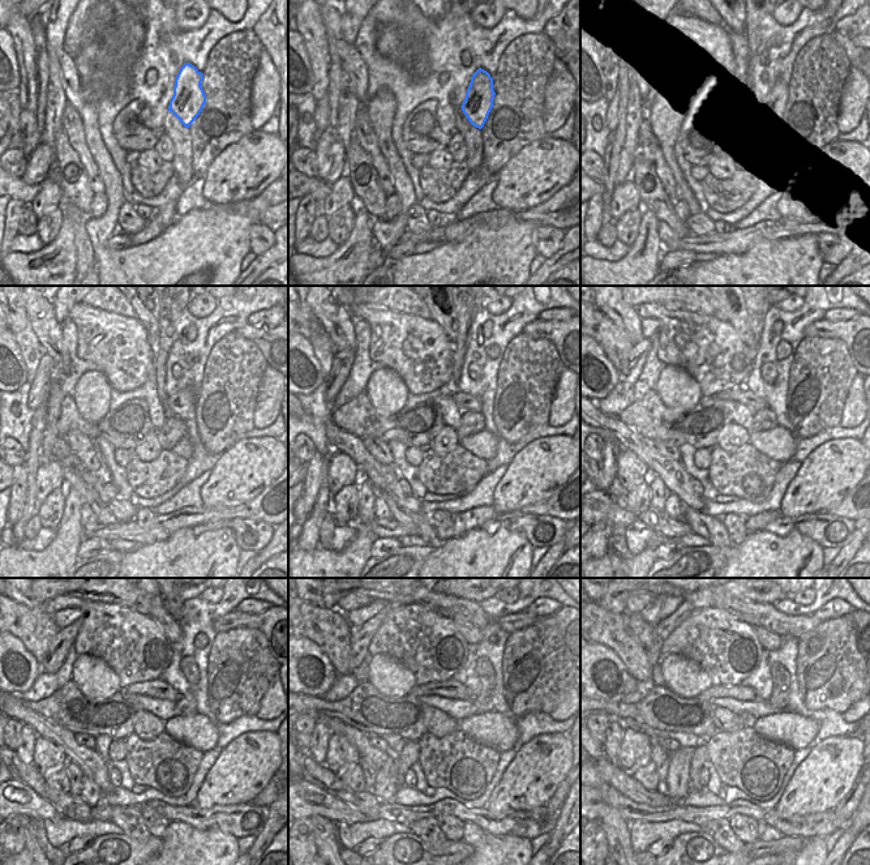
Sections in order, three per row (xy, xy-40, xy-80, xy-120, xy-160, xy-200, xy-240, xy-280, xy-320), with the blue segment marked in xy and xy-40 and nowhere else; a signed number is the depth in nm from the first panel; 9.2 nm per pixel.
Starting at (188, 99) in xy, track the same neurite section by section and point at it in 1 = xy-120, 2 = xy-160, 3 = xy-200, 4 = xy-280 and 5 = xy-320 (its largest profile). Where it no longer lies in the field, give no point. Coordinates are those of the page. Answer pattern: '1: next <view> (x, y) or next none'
1: next xy-120 (183, 403)
2: next xy-160 (464, 402)
3: next xy-200 (745, 397)
4: next xy-280 (451, 689)
5: next xy-320 (738, 692)

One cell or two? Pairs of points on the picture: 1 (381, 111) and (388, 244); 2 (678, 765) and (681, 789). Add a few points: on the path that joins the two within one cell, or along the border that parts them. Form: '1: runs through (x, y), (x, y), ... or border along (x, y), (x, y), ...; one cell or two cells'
1: runs through (384, 144), (395, 163), (404, 188), (404, 212); one cell
2: runs through (678, 771), (681, 783); one cell

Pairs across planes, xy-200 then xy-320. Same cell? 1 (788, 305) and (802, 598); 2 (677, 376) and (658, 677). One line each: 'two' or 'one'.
1: one
2: two

